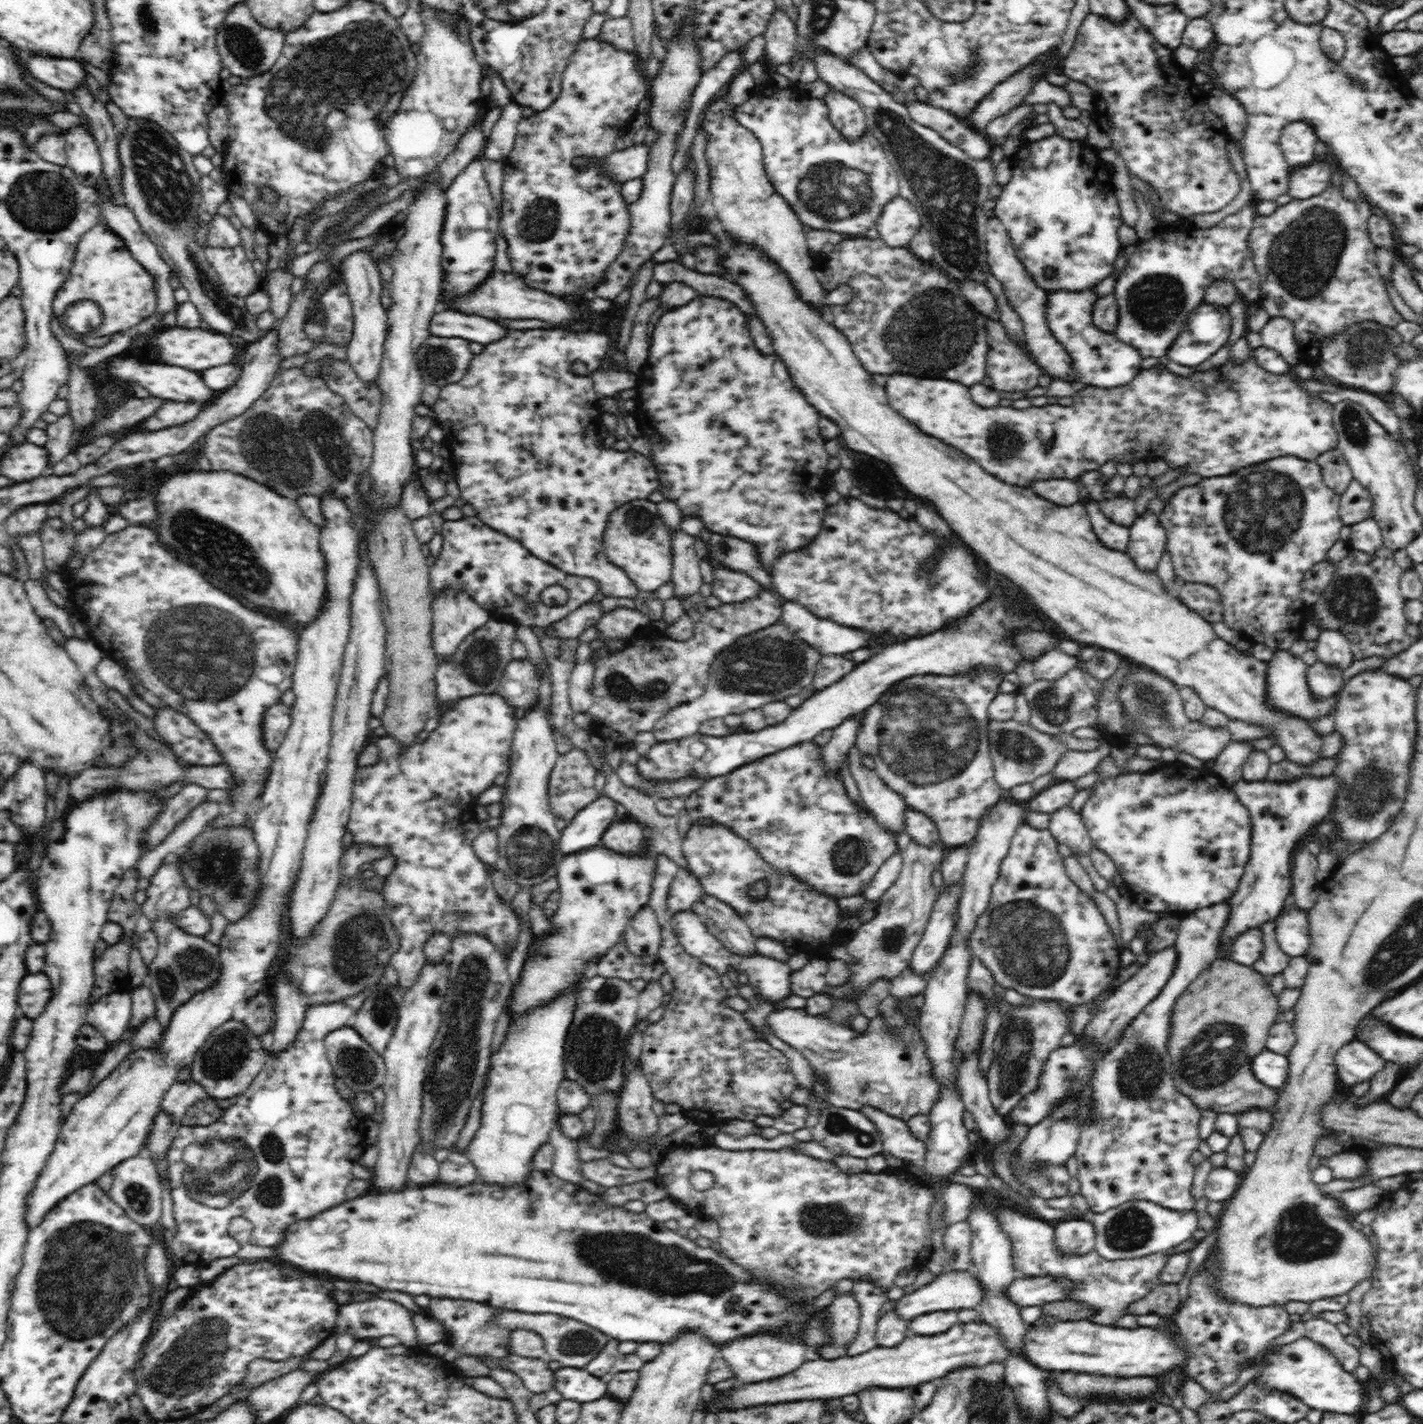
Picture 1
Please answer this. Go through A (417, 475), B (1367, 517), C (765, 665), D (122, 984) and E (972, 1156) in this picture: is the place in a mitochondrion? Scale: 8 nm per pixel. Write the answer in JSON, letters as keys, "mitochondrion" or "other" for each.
{"A":"other","B":"other","C":"mitochondrion","D":"other","E":"other"}

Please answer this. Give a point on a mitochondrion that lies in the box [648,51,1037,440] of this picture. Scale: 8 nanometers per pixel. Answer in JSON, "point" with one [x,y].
{"point":[949,188]}

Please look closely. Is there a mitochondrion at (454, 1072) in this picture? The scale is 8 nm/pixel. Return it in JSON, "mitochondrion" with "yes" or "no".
{"mitochondrion":"yes"}

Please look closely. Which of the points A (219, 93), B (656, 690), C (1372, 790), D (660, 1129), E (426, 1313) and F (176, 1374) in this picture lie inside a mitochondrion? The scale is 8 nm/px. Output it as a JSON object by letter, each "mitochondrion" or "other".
{"A":"other","B":"mitochondrion","C":"mitochondrion","D":"other","E":"other","F":"mitochondrion"}

